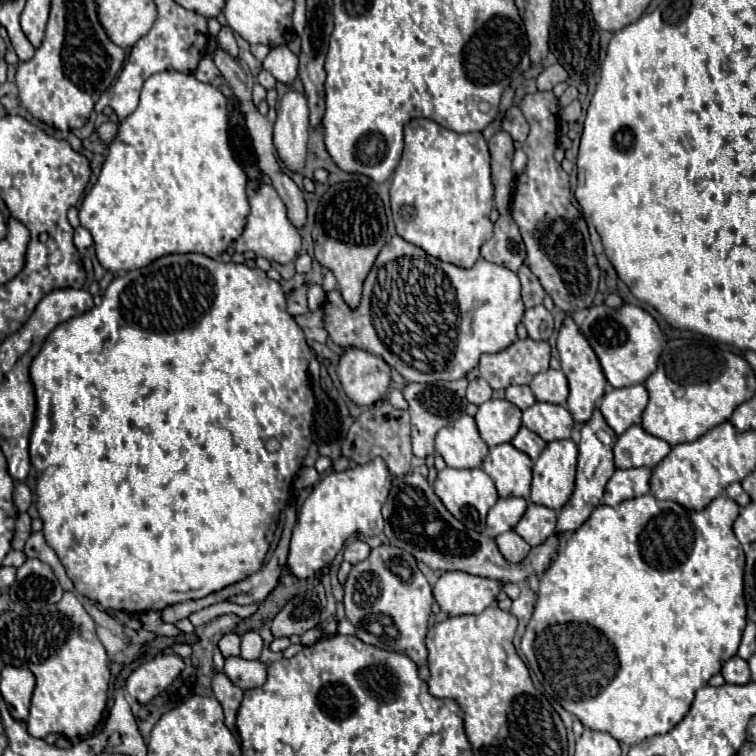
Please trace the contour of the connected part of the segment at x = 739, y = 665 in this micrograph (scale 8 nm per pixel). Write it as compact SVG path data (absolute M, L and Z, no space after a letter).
M733 656L731 660L727 660L723 664L723 670L721 670L723 678L727 684L747 684L751 680L751 674L749 674L749 666L743 658L739 656Z

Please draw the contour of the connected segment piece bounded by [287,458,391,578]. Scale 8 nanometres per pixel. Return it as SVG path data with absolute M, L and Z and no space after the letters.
M381 458L343 472L329 472L305 500L293 530L287 564L297 578L309 578L335 558L353 534L377 536L383 532L381 506L391 488L391 474Z

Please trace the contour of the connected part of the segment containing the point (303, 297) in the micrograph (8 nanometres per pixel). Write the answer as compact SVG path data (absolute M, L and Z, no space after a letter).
M307 284L293 290L293 294L287 298L287 310L291 316L309 312L309 308L307 308Z

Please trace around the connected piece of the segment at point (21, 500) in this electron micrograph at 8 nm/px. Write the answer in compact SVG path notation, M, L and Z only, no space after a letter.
M17 482L14 490L14 504L19 513L27 512L31 505L31 491L23 482Z

